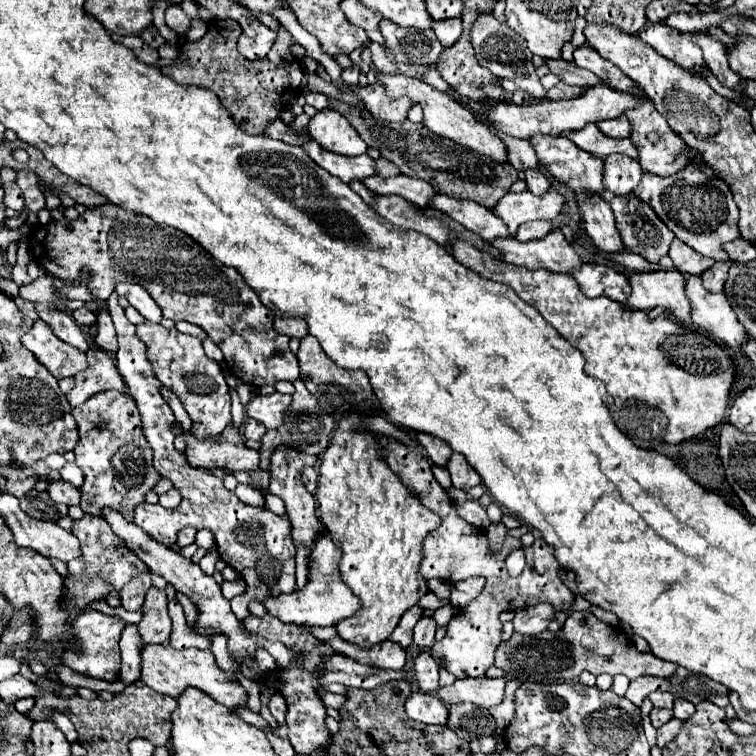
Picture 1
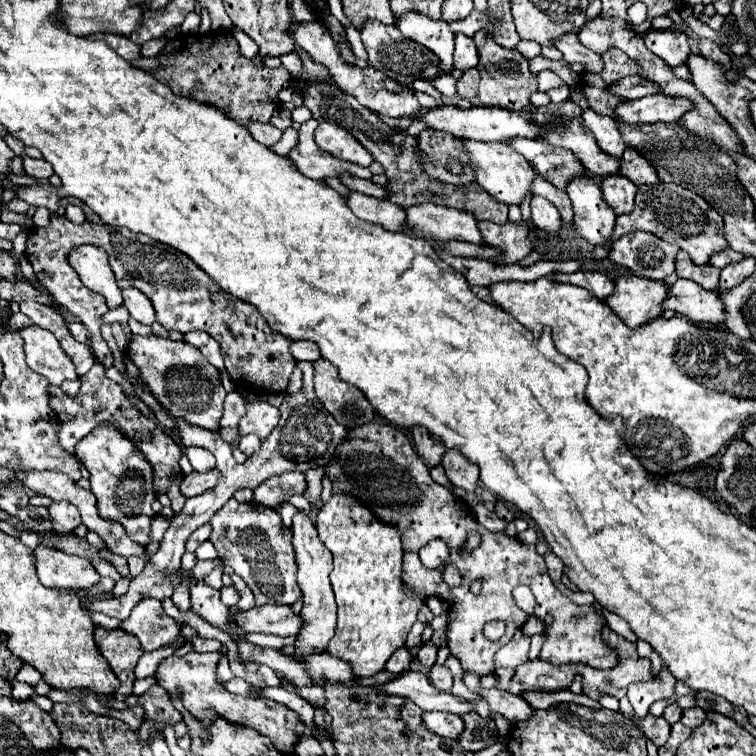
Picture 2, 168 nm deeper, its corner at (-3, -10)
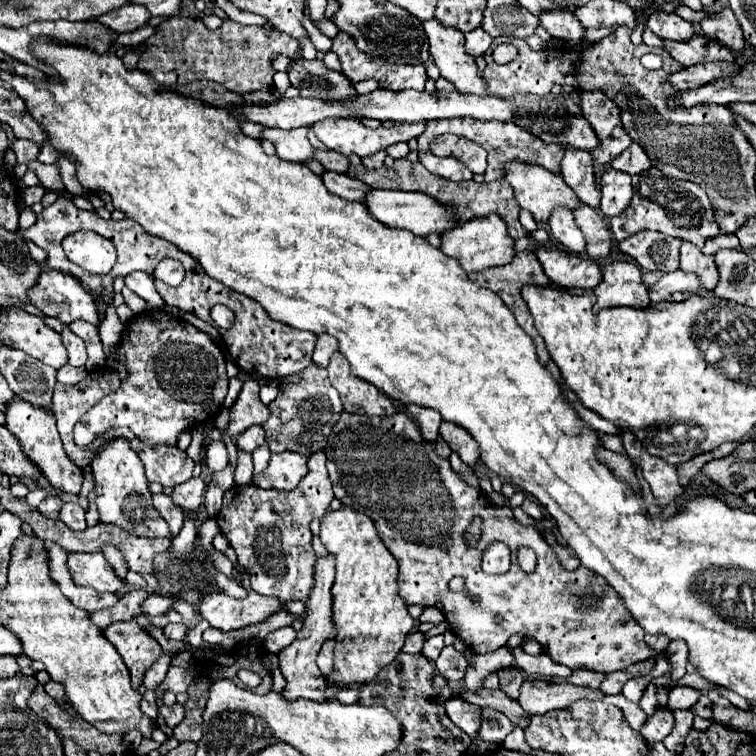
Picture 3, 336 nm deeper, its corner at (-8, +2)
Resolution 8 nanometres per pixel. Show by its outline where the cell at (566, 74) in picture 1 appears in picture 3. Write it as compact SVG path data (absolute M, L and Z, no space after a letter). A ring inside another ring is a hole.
M706 62L706 64L694 64L688 66L680 72L674 72L672 76L668 76L668 82L676 88L676 90L688 90L688 88L698 88L710 80L716 80L720 76L732 76L740 66L728 64L728 62Z

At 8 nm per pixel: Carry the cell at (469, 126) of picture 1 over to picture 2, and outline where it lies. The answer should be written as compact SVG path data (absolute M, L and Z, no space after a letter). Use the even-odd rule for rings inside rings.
M465 140L463 142L465 150L471 156L471 164L475 168L477 174L477 182L491 194L495 196L499 202L511 206L511 204L521 204L523 198L527 194L531 194L531 184L535 180L535 170L533 166L519 156L517 152L513 152L513 148L509 144L483 144L483 142L473 142L473 140Z

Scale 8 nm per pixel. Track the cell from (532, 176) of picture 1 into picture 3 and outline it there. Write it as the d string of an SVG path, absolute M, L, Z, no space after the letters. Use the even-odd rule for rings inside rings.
M556 208L556 212L552 212L552 216L548 218L548 228L552 232L552 236L564 244L570 252L578 254L586 250L586 242L584 236L580 232L580 228L574 224L572 212L568 212L566 208Z

